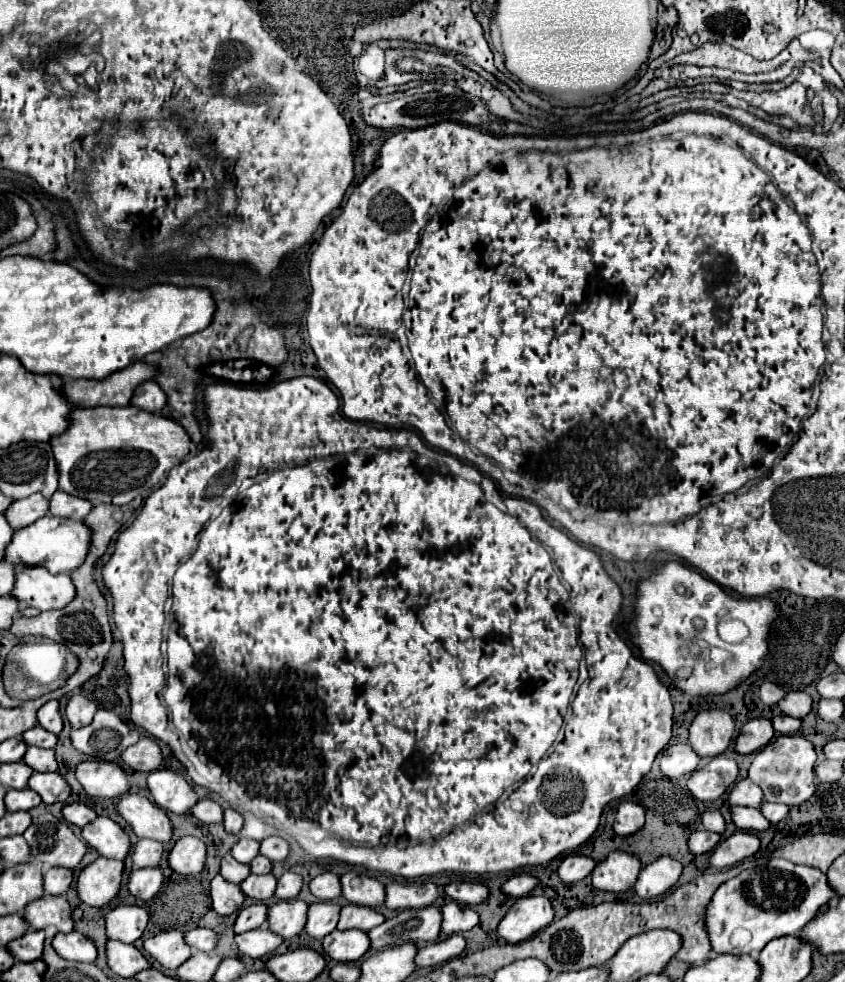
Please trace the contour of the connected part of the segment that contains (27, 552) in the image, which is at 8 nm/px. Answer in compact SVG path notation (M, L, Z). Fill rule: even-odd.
M45 516L21 530L15 530L11 544L5 548L3 560L13 566L19 564L43 566L51 574L59 574L59 572L71 572L75 570L75 566L81 566L81 558L85 558L85 550L89 550L89 528L83 522Z

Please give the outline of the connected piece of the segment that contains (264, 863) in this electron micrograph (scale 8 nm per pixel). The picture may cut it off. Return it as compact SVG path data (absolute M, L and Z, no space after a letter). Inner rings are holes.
M255 856L249 862L249 868L251 868L251 874L269 874L271 872L271 862L269 862L269 858Z

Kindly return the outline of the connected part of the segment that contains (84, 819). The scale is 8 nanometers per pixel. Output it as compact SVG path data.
M67 804L67 806L63 806L61 816L63 816L65 822L75 824L79 828L83 828L85 824L93 822L93 818L97 818L97 814L89 806L85 806L85 804Z

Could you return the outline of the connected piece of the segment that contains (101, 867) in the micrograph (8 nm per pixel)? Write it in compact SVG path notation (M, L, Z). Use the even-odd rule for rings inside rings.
M97 858L85 866L77 878L77 896L87 906L105 906L119 892L123 862Z

